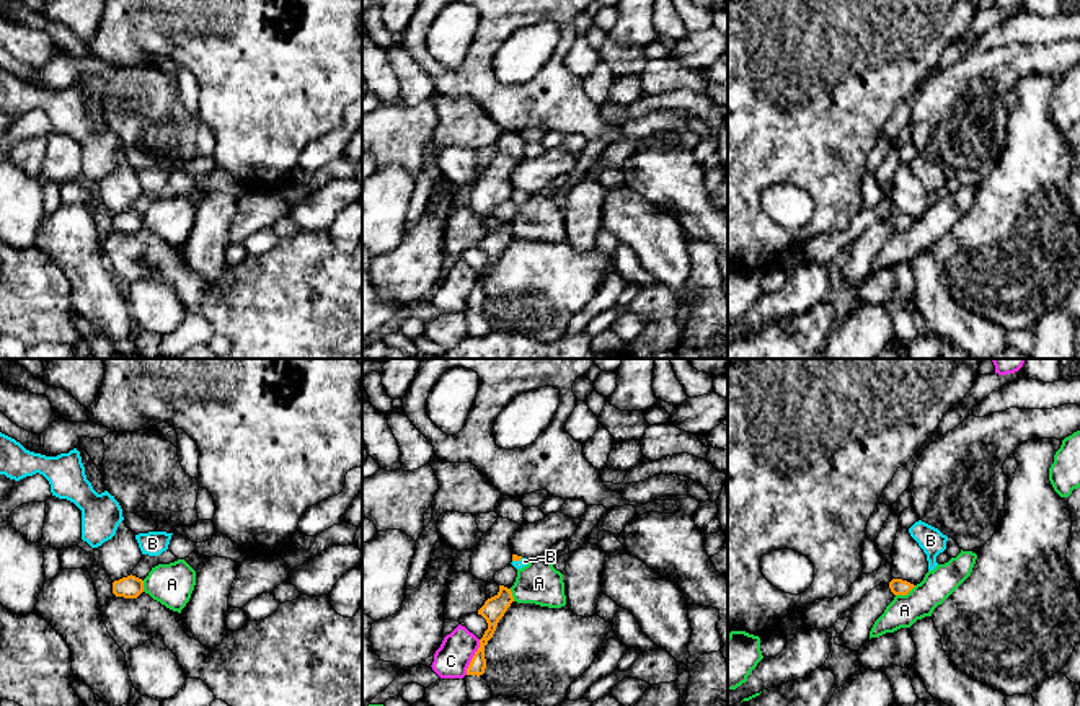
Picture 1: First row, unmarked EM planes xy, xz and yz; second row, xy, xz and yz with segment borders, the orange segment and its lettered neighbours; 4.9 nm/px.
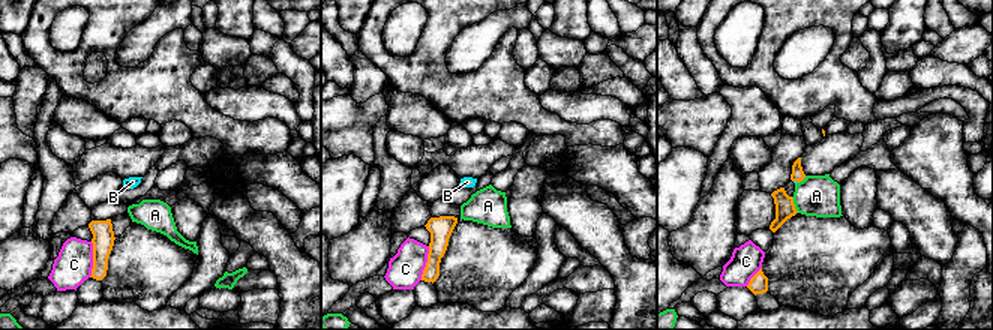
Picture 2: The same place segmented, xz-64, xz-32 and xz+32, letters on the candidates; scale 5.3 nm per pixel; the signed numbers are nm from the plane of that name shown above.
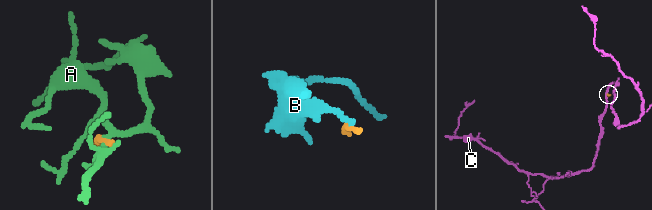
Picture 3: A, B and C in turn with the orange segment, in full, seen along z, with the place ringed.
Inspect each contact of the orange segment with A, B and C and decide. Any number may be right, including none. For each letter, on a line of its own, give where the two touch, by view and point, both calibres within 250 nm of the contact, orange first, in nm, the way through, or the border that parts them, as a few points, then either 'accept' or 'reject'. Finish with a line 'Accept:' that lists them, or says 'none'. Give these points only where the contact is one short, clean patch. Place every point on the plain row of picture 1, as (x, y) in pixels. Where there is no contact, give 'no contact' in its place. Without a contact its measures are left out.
A: yz (906, 229) | 80/160 nm | along yz (916, 220), (906, 229), (896, 230) | reject
B: xz (517, 194) | 30/50 nm | across xz (514, 191), (517, 194), (524, 196) | accept
C: xz (473, 292) | 100/180 nm | along xz (480, 274), (480, 281), (465, 308) | reject
Accept: B

